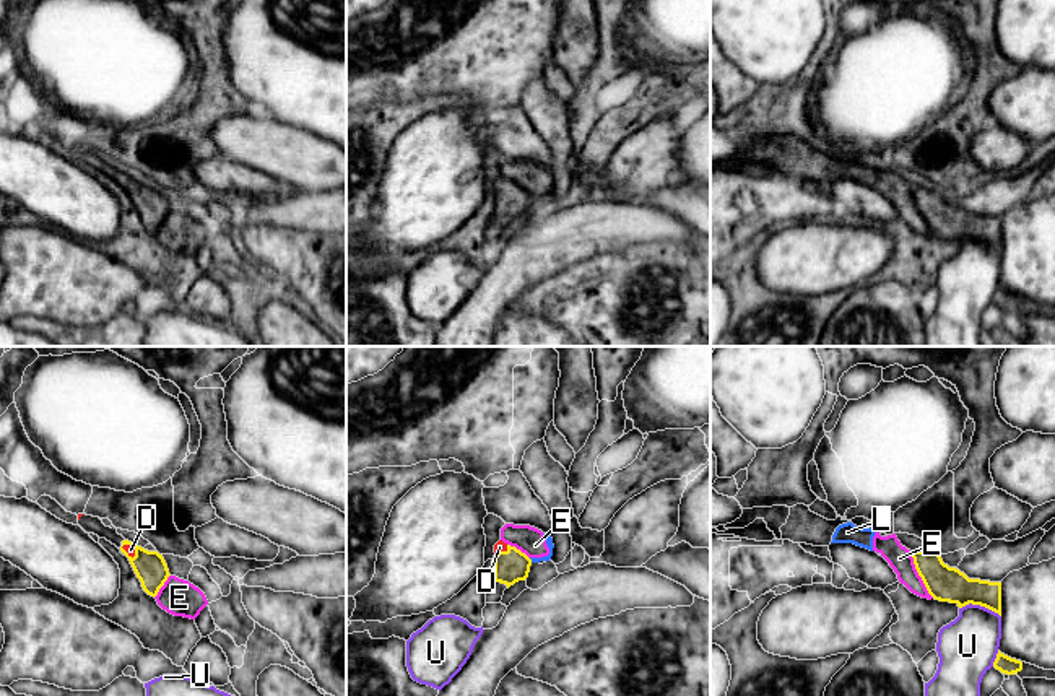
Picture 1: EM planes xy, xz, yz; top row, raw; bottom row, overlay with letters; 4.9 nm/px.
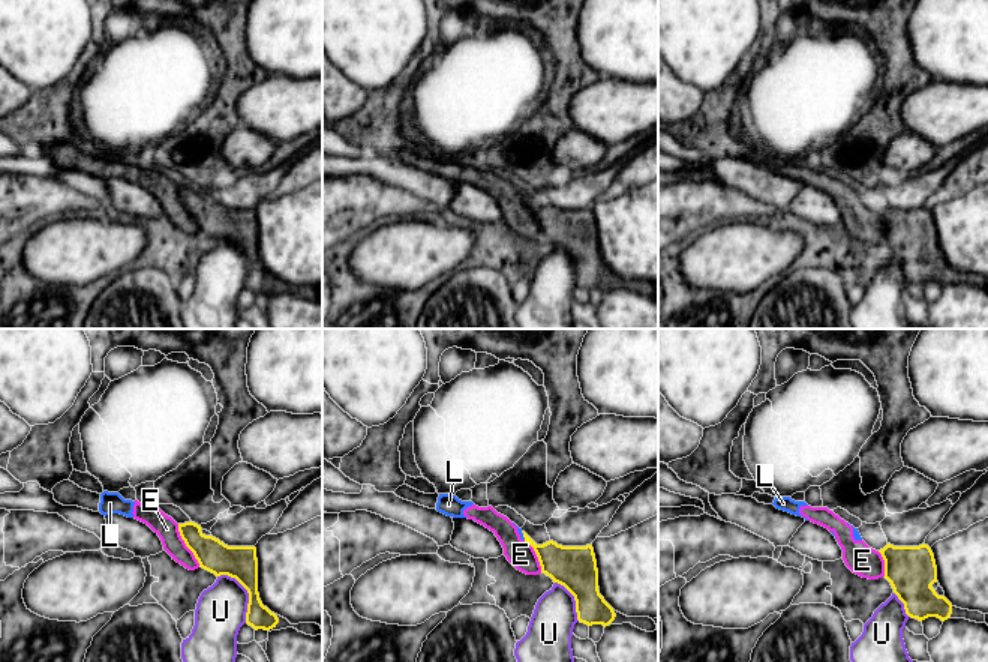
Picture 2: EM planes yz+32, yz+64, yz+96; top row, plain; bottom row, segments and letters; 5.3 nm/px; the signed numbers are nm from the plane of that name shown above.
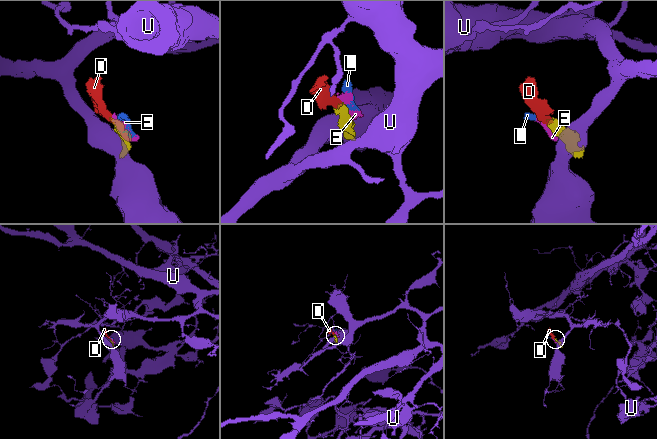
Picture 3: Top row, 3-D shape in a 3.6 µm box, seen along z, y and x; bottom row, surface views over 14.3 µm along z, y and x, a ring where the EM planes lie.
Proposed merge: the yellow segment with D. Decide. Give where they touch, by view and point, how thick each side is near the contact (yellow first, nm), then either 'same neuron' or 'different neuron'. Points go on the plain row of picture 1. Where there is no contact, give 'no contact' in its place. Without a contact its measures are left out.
meets yellow in xy at (127, 189); 160 nm thick on the yellow side, 50 nm on the other; same neuron

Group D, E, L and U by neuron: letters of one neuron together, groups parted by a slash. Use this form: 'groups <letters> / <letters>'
groups D / E L / U

